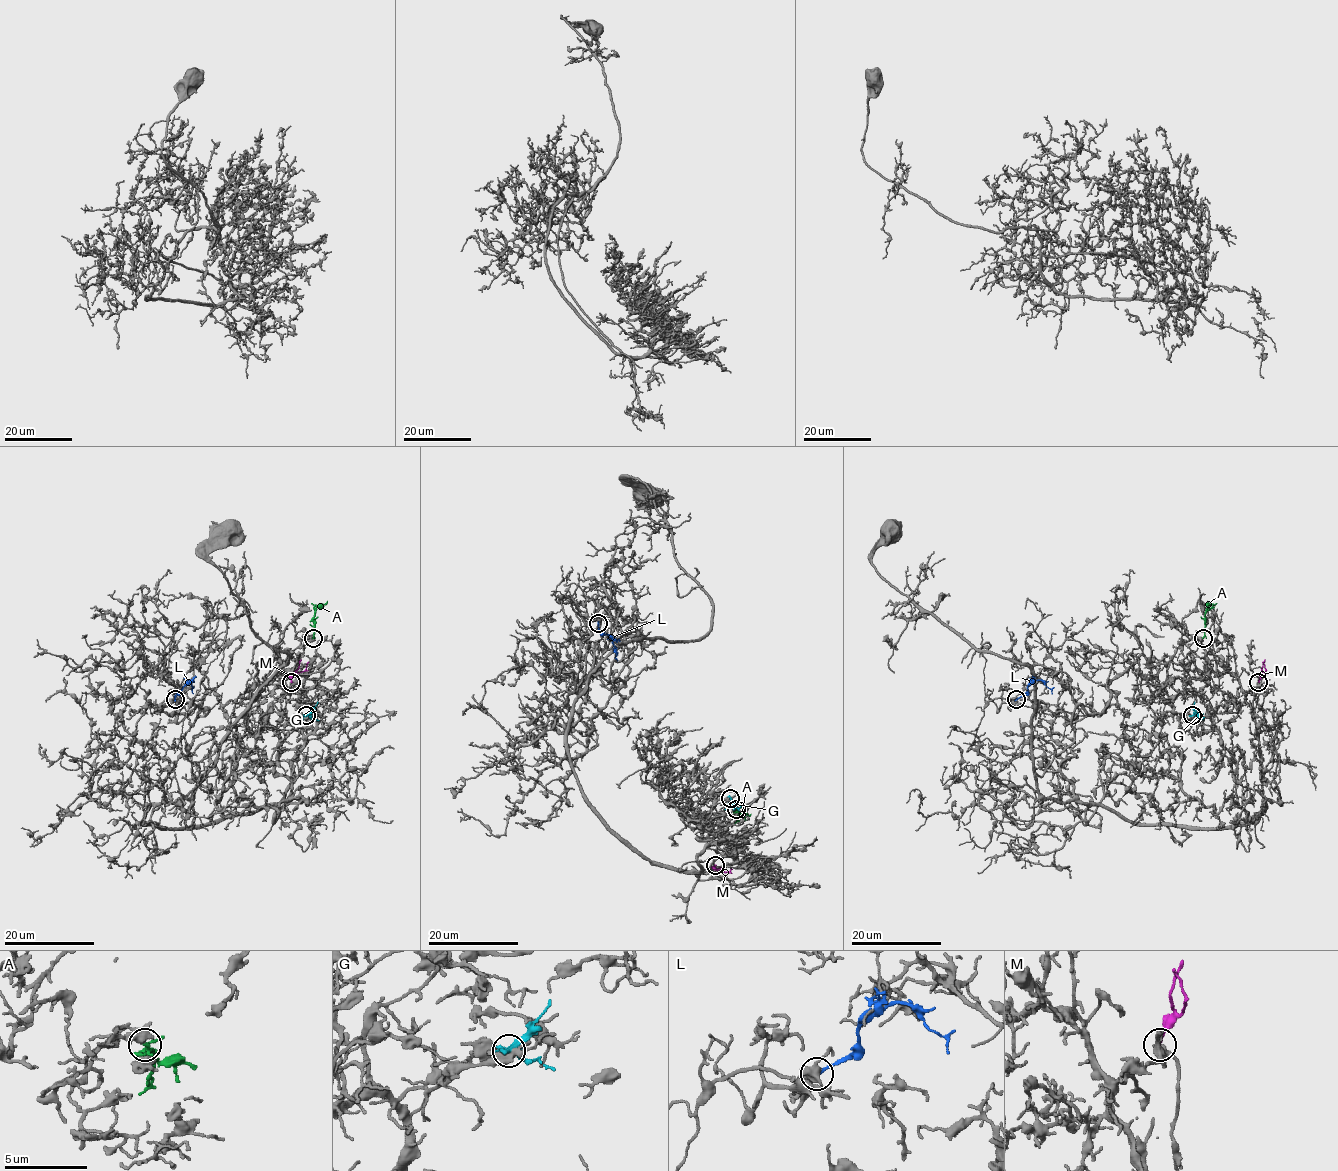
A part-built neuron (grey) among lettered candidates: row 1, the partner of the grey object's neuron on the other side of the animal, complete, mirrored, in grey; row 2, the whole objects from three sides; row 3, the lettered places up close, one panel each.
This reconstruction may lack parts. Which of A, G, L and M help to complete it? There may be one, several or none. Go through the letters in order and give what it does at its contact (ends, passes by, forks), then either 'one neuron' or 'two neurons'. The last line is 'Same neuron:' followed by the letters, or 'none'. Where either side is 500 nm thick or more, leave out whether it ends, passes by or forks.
A: it ends there; one neuron
G: it ends there; two neurons
L: it ends there; two neurons
M: it ends there; two neurons
Same neuron: A

